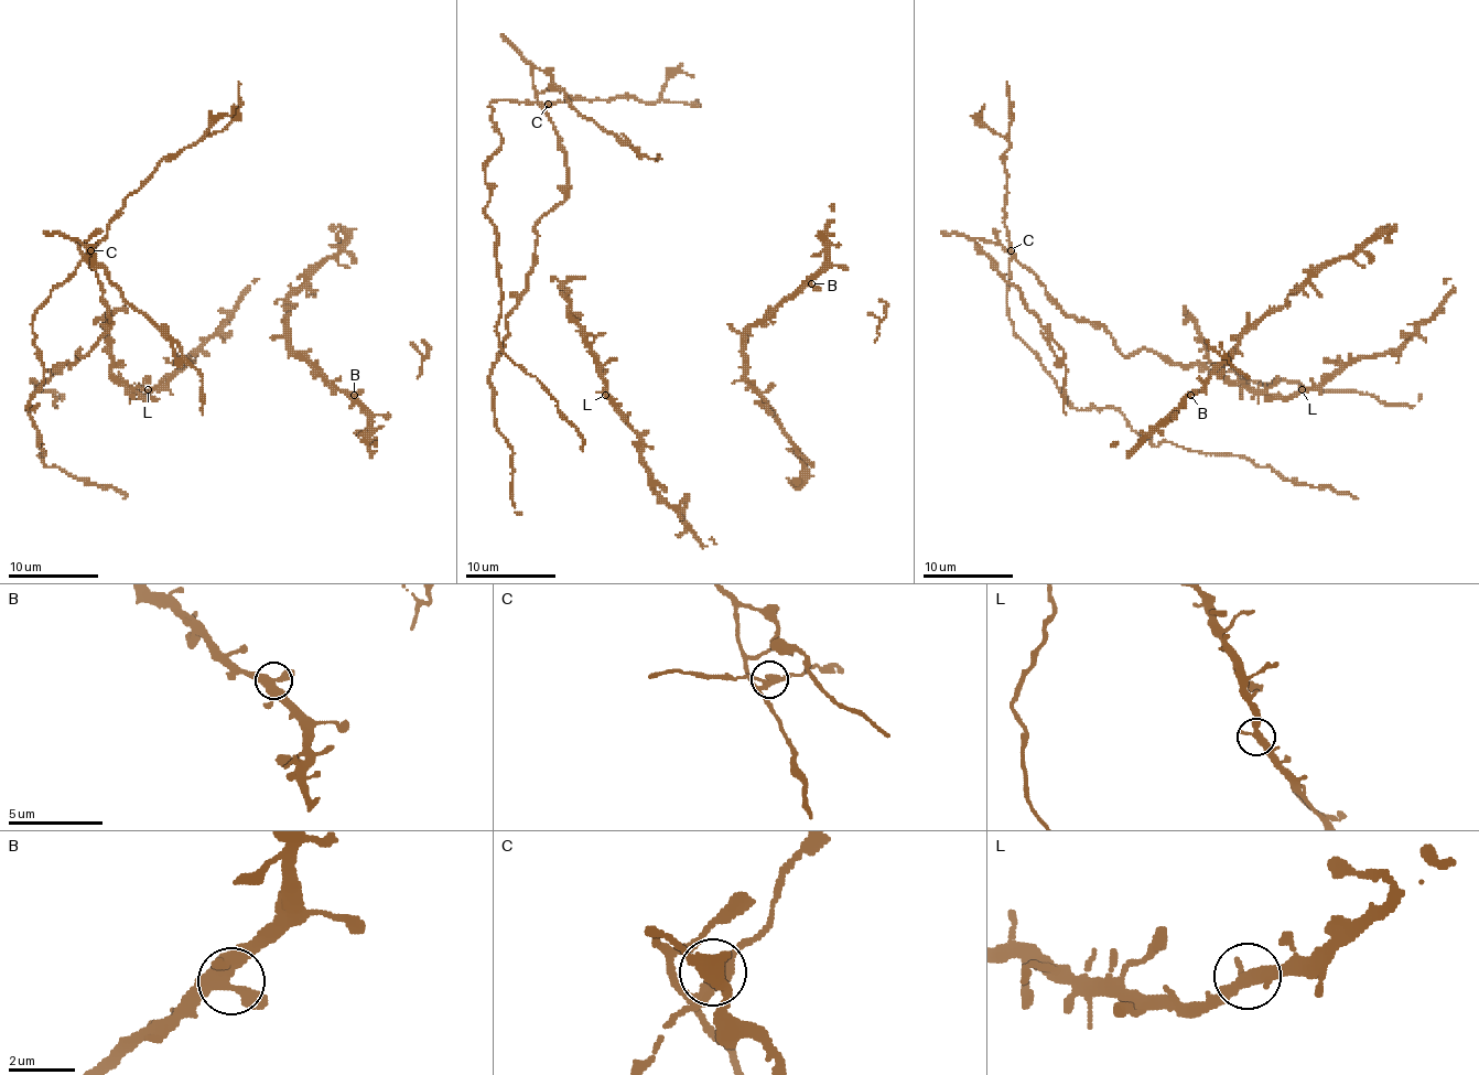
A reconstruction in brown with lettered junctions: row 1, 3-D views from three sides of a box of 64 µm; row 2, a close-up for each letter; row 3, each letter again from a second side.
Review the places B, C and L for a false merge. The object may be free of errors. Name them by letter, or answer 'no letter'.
C

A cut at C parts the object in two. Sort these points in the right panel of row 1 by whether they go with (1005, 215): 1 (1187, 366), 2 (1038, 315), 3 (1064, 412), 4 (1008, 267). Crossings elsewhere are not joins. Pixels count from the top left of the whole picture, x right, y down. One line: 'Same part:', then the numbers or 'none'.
Same part: 4

